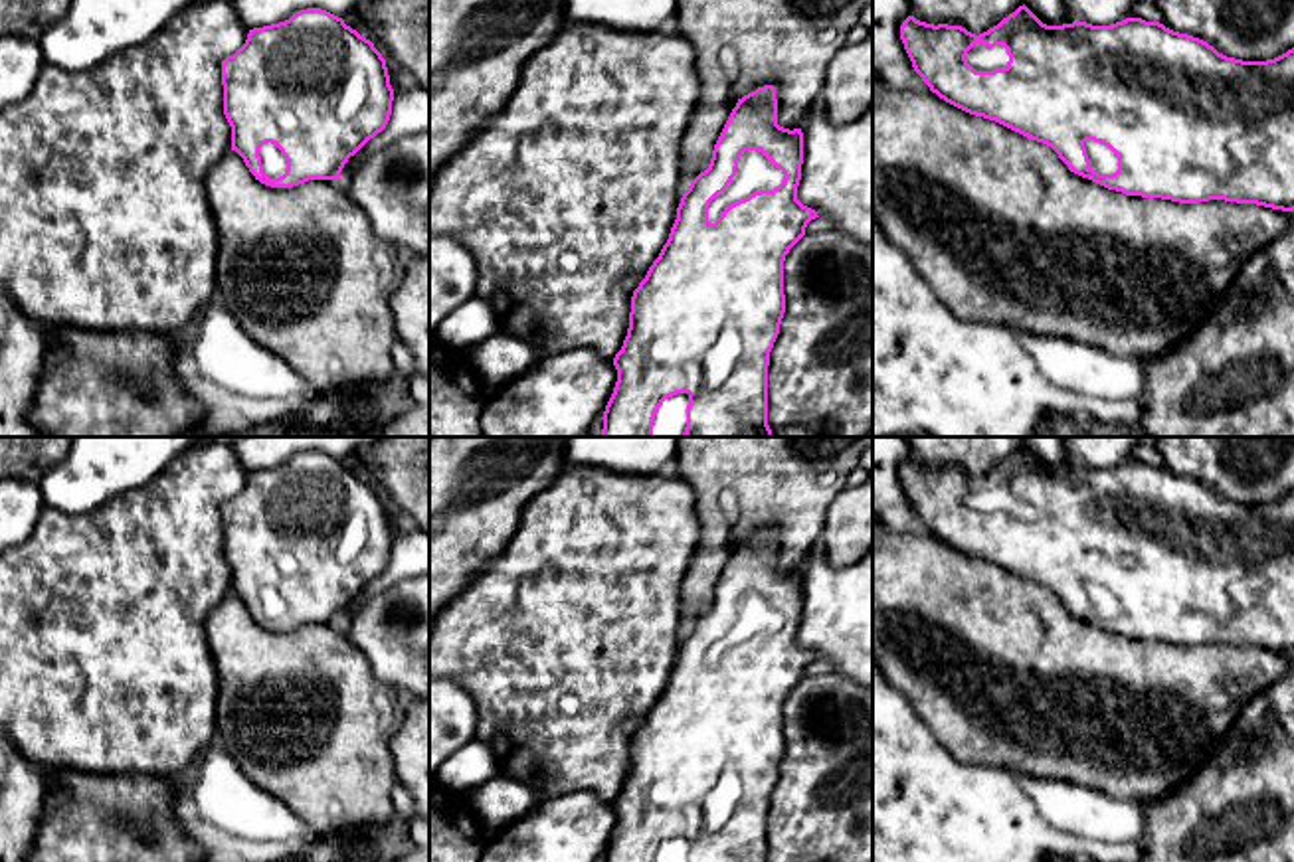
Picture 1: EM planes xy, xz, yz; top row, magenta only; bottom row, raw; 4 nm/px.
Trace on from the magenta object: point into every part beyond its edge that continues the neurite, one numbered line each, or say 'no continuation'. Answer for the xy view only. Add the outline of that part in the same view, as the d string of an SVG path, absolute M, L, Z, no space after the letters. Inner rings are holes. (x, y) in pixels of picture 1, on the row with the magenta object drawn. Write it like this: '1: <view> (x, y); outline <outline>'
1: xy (274, 163); outline M271 142L263 144L259 156L261 156L263 172L269 178L279 178L285 174L287 160L275 144Z

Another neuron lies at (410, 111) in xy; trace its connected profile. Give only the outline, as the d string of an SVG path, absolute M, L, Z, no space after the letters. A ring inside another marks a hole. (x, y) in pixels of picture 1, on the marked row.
M417 83L398 93L398 97L392 101L392 115L386 129L348 158L340 172L340 182L356 164L392 144L394 140L414 132L429 132L429 91Z

